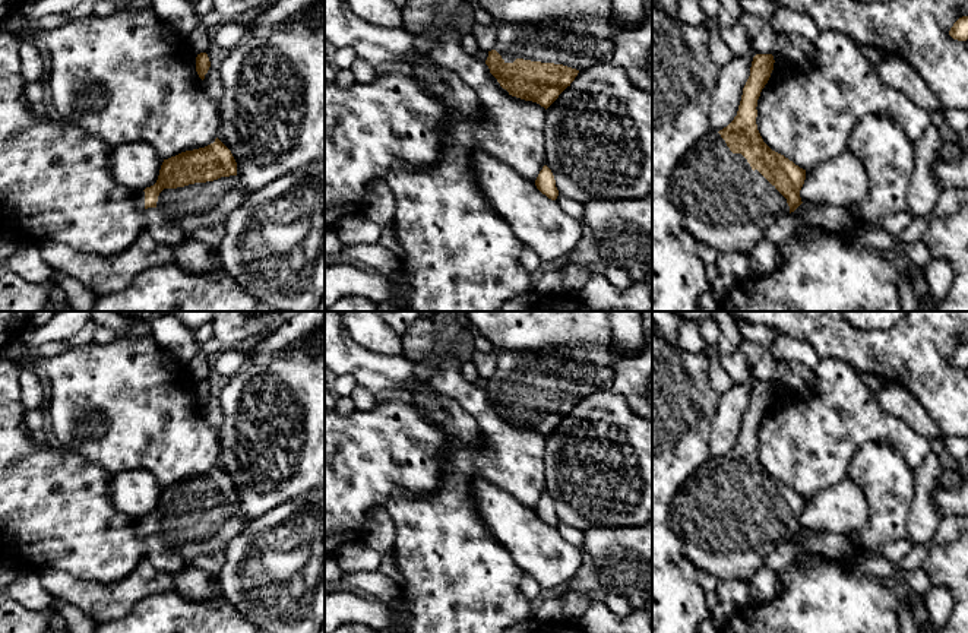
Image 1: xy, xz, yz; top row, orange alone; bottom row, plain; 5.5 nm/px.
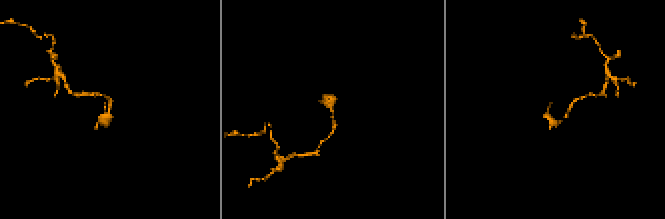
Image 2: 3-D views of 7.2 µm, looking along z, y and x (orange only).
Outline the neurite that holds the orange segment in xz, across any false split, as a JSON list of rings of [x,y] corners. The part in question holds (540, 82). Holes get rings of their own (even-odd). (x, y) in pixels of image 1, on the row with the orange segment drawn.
[[[645,7],[645,18],[639,22],[630,22],[621,19],[616,10],[601,20],[591,22],[548,22],[548,23],[499,23],[496,47],[488,51],[485,64],[490,73],[497,79],[500,86],[509,92],[509,95],[532,101],[544,107],[545,110],[559,98],[559,95],[570,86],[579,72],[608,58],[614,48],[614,38],[619,35],[616,26],[627,25],[629,28],[639,28],[646,19],[648,10]]]

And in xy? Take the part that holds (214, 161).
[[[216,137],[213,143],[181,152],[164,159],[154,186],[136,193],[140,209],[158,208],[175,222],[190,240],[194,230],[224,224],[227,216],[238,208],[246,193],[238,187],[237,162],[231,151]]]

